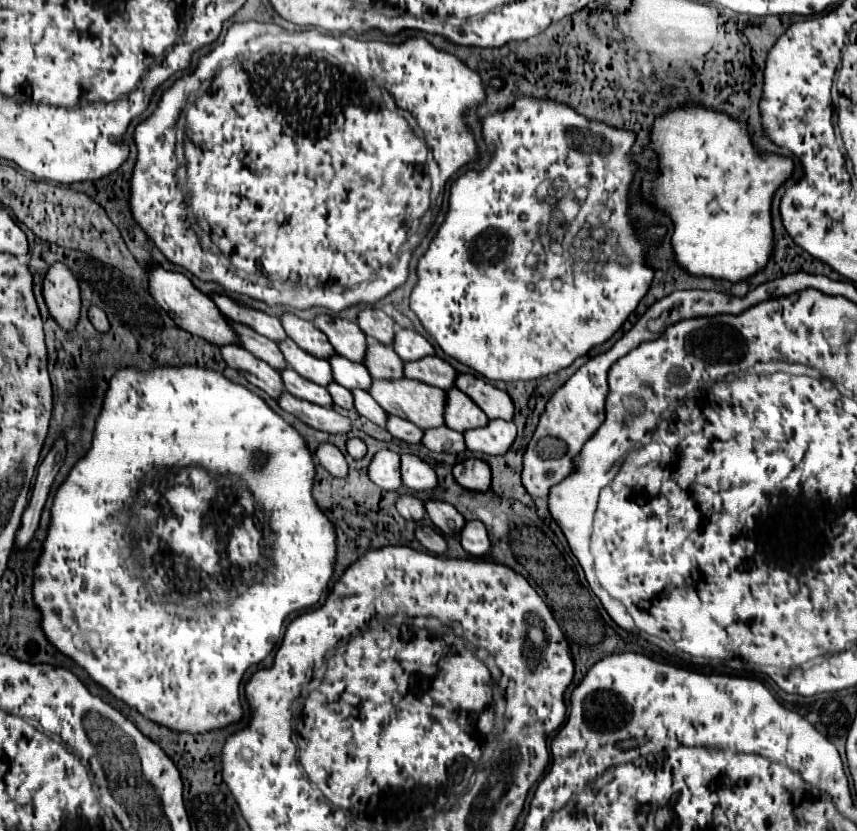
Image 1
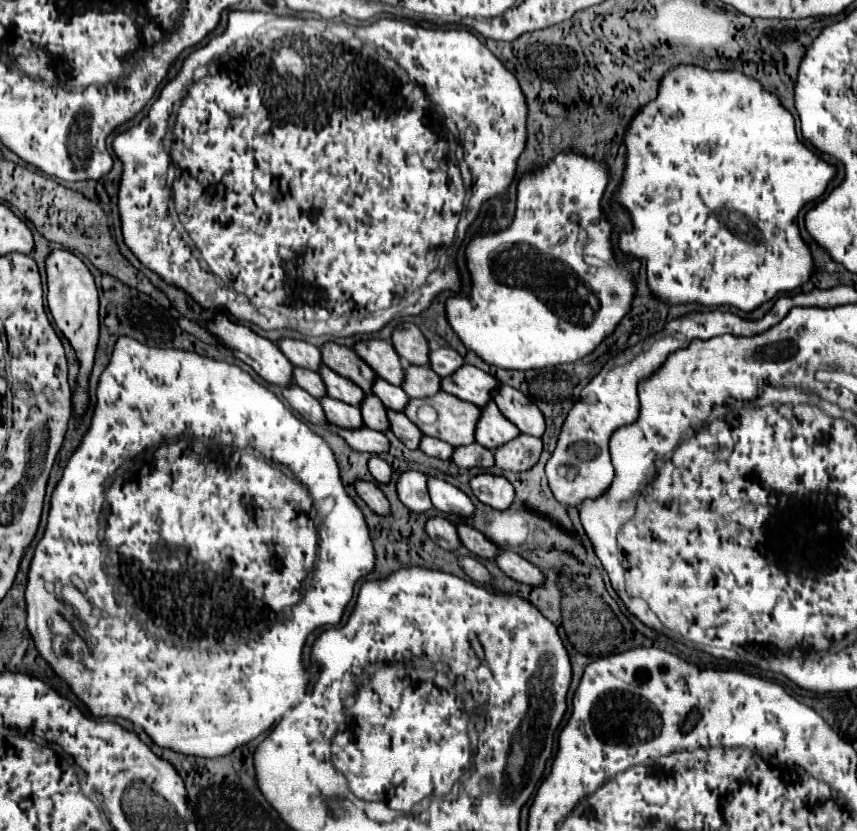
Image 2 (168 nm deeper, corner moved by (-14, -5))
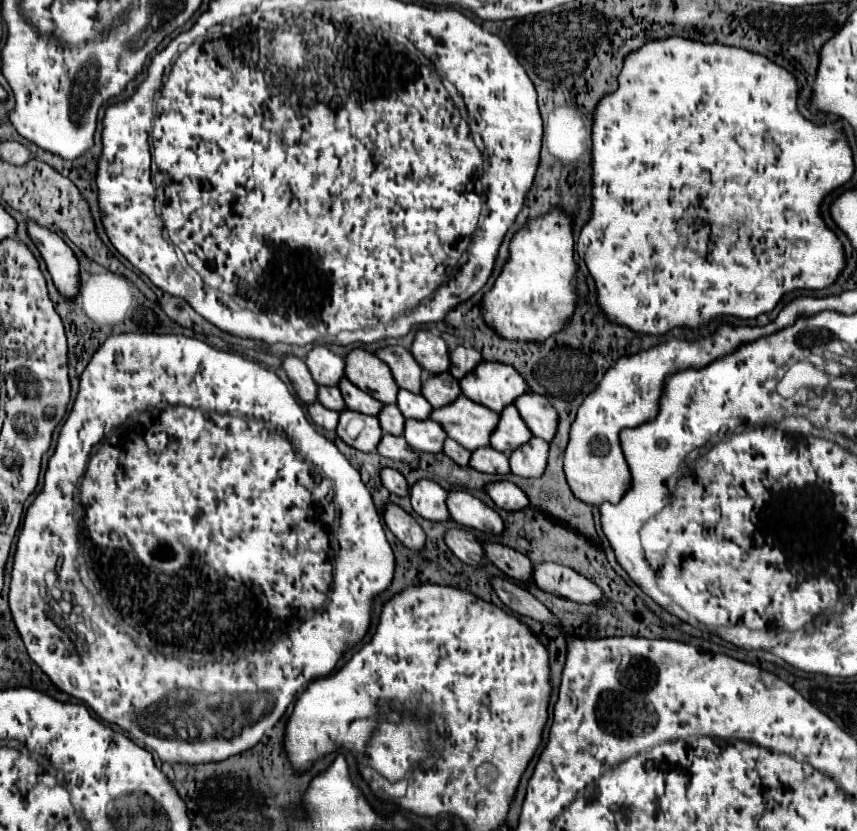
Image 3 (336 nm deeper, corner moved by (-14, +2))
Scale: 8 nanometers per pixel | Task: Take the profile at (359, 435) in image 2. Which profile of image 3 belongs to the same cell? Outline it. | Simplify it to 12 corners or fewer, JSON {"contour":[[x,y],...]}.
{"contour":[[384,435],[376,451],[382,457],[414,461],[406,439]]}

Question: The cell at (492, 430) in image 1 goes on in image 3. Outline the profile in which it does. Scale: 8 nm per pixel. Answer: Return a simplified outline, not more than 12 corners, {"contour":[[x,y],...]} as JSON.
{"contour":[[532,437],[510,453],[510,471],[540,477],[548,443]]}

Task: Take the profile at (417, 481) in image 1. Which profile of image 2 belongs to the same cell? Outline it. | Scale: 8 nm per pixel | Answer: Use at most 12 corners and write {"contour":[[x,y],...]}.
{"contour":[[428,478],[434,508],[468,518],[476,510],[462,490]]}

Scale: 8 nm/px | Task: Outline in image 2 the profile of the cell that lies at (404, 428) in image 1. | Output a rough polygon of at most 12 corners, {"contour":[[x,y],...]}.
{"contour":[[424,436],[420,450],[428,456],[452,460],[454,448]]}

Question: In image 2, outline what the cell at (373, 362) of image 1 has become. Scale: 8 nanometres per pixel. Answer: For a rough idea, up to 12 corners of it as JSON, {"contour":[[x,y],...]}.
{"contour":[[408,366],[402,388],[410,398],[442,390],[432,368]]}

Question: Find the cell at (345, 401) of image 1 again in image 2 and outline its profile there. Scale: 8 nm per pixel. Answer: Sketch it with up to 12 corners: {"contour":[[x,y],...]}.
{"contour":[[366,396],[360,406],[368,428],[390,428],[386,408],[378,396]]}

